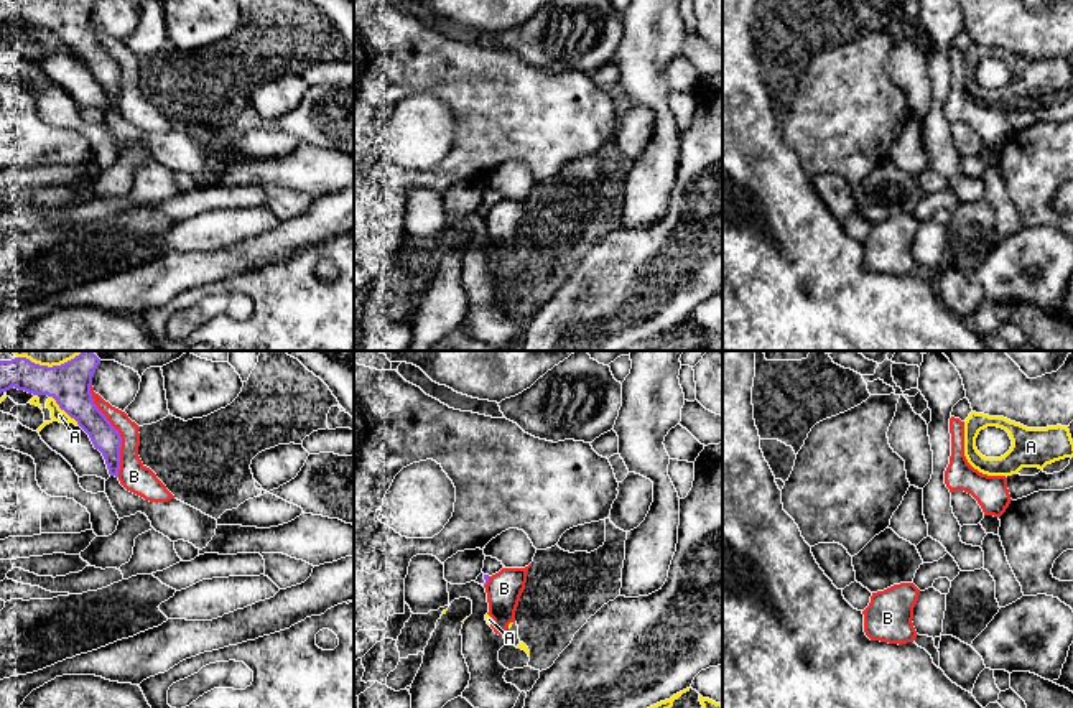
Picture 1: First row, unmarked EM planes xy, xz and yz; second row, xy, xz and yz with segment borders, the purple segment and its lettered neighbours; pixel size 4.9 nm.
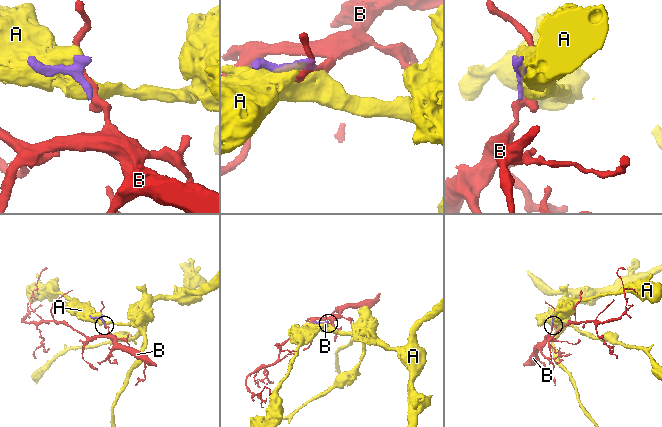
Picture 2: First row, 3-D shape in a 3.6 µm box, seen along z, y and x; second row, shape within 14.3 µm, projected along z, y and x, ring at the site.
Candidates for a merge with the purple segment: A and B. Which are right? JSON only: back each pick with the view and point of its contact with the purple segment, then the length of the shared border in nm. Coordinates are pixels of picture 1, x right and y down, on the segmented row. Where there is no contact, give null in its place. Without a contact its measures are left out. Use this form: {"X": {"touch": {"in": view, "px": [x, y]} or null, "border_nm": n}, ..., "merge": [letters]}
{"merge": []}

